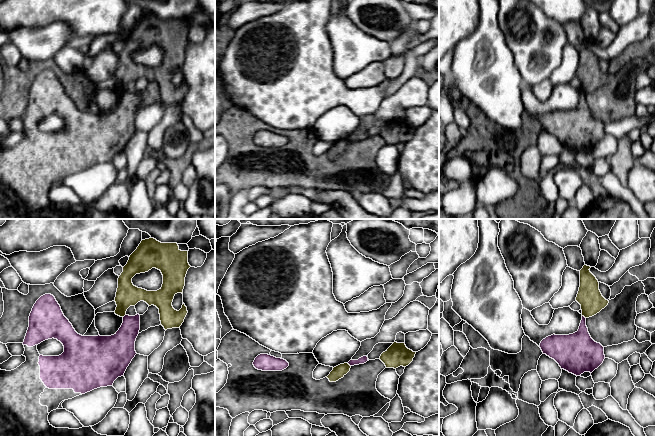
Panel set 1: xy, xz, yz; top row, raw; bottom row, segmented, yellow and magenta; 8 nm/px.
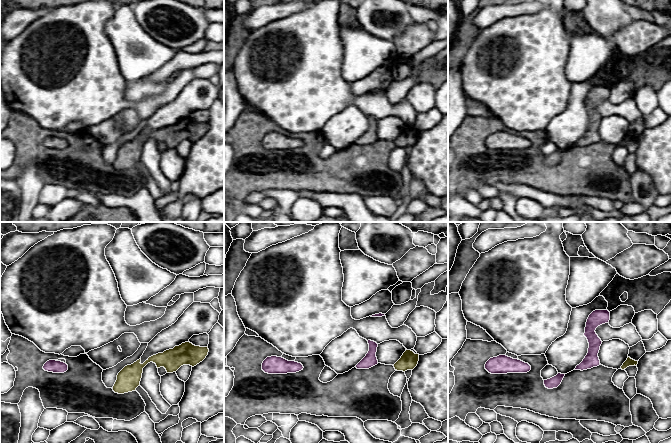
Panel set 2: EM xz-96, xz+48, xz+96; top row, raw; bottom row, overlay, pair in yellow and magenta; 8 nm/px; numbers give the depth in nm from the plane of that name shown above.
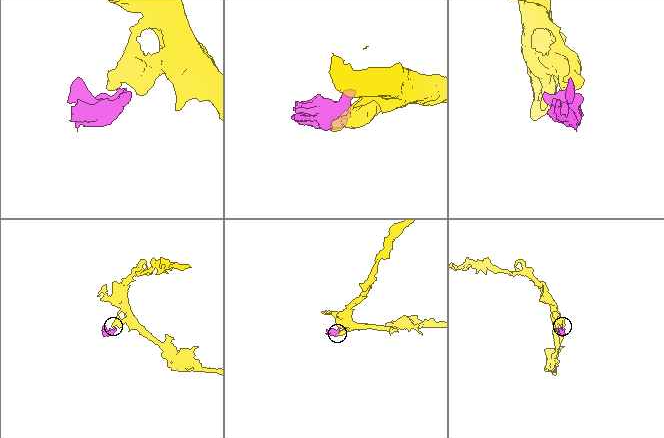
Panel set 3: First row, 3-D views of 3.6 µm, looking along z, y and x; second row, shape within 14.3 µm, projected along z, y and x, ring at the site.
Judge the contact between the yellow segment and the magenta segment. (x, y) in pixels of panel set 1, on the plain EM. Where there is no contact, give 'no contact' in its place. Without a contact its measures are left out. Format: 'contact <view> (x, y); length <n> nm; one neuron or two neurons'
contact yz (584, 92); length 40 nm; two neurons

